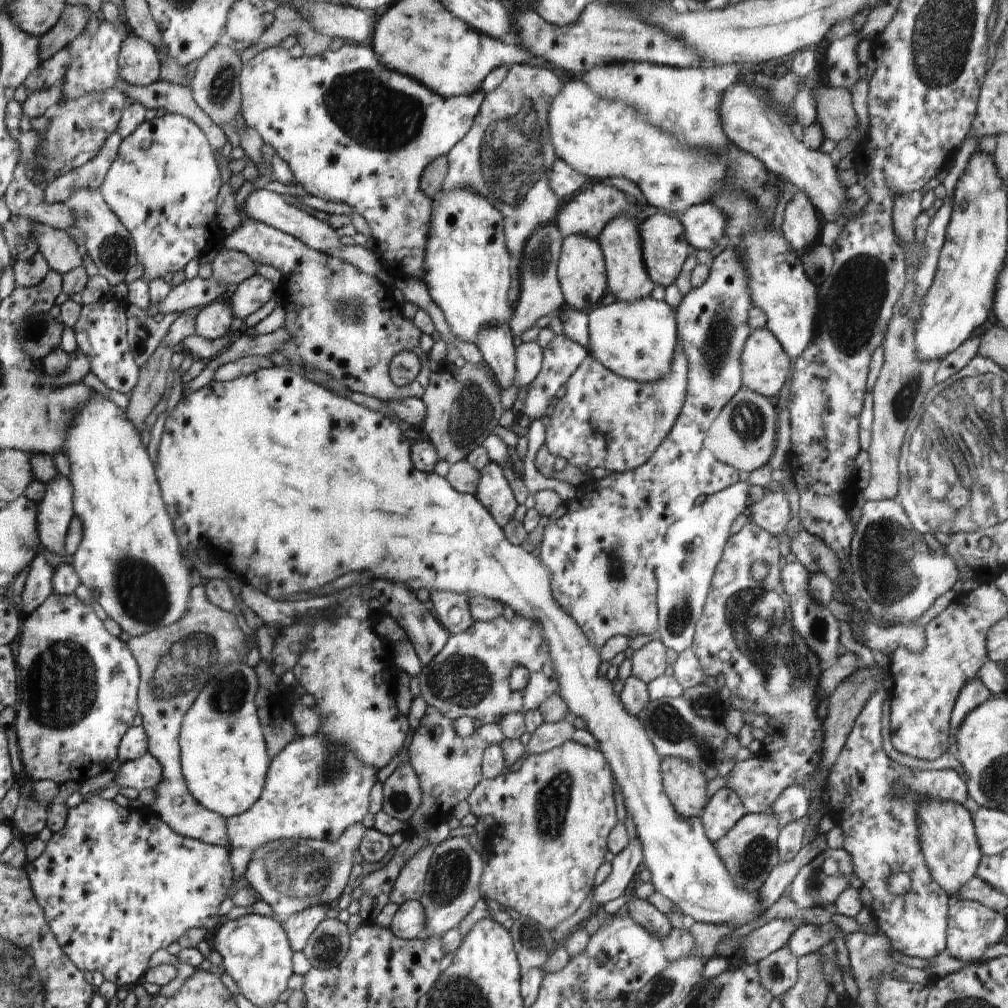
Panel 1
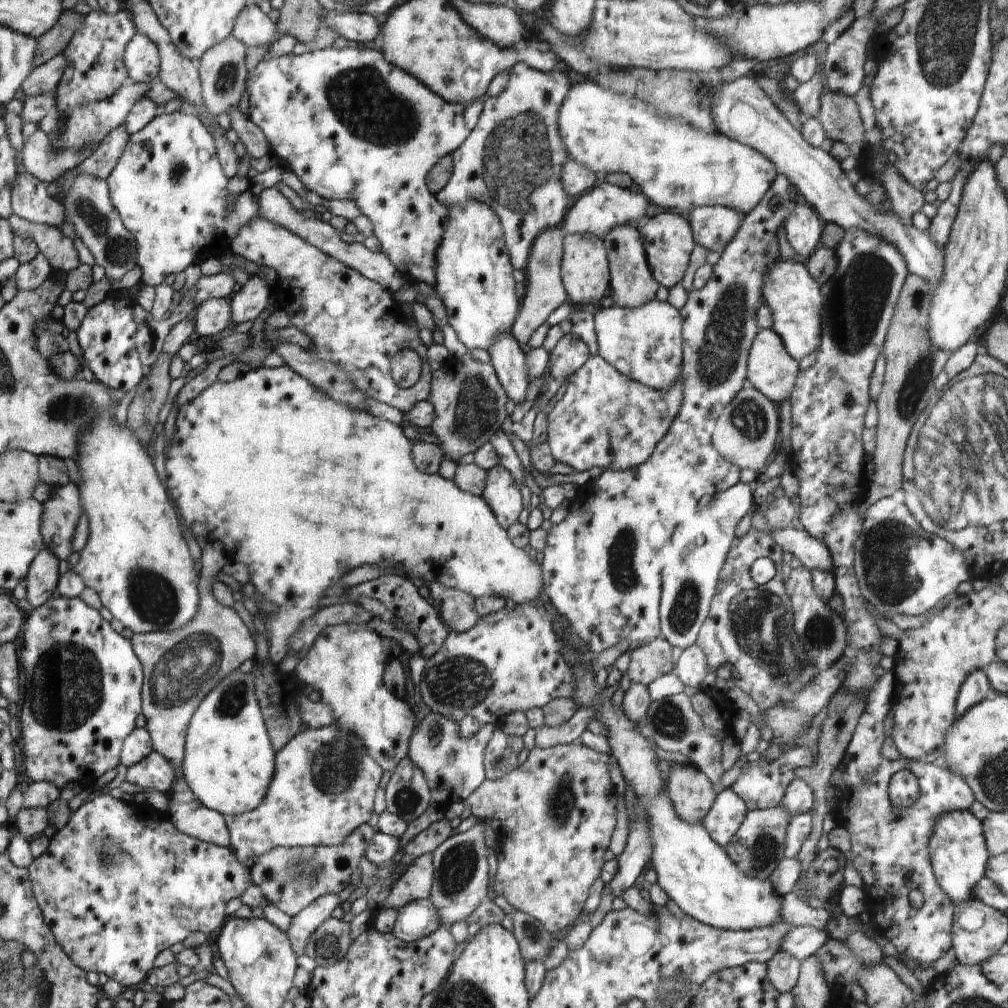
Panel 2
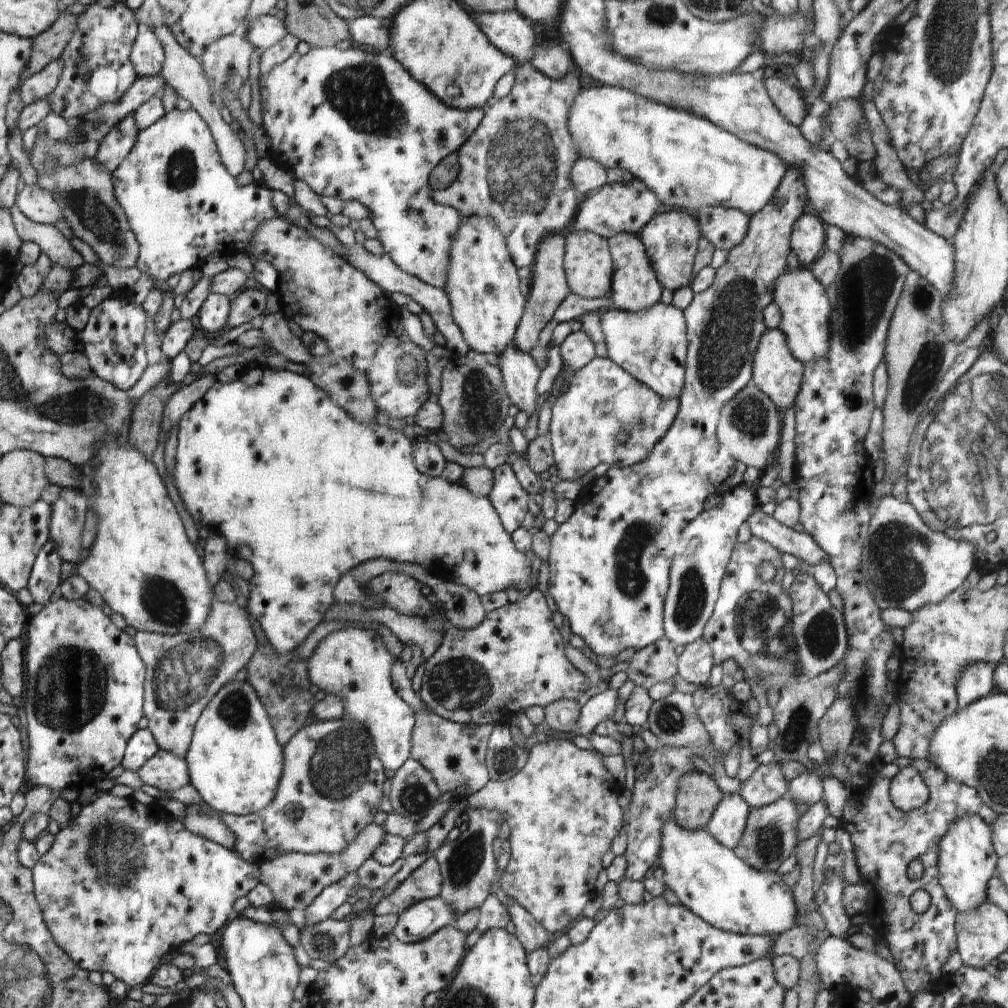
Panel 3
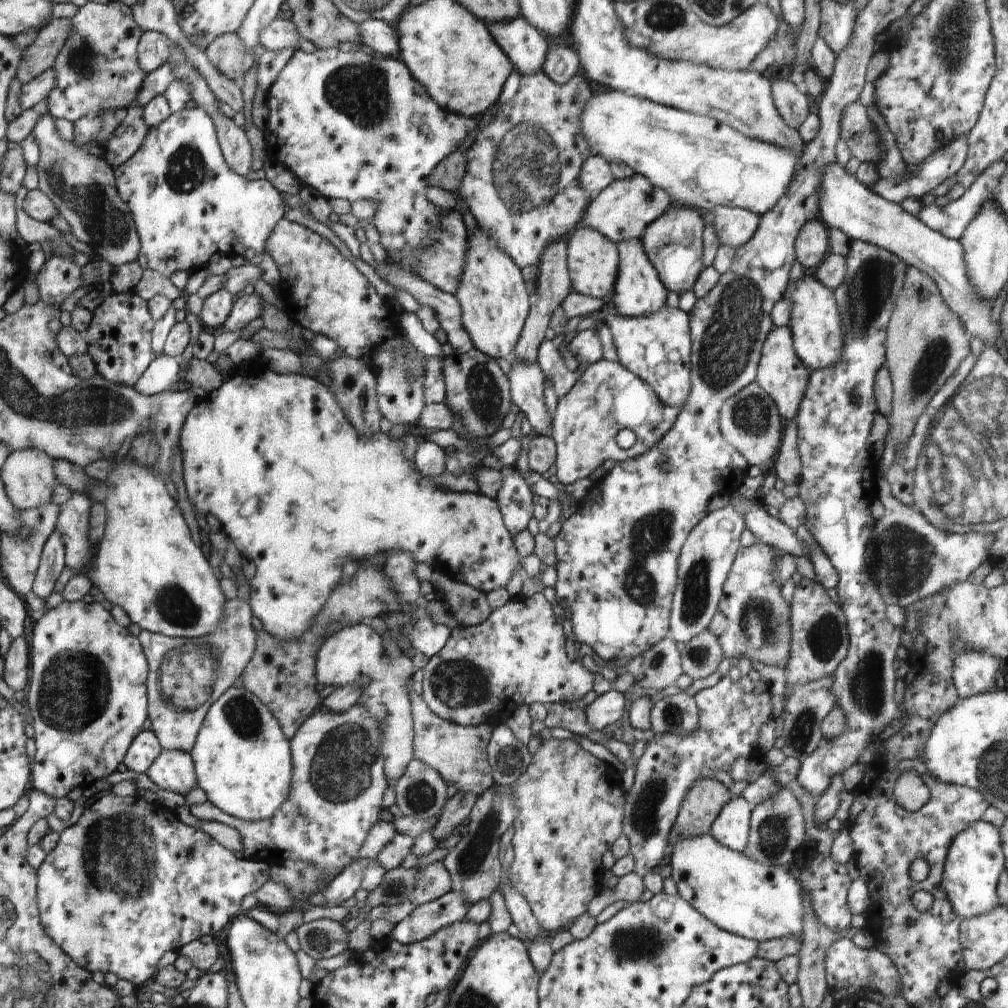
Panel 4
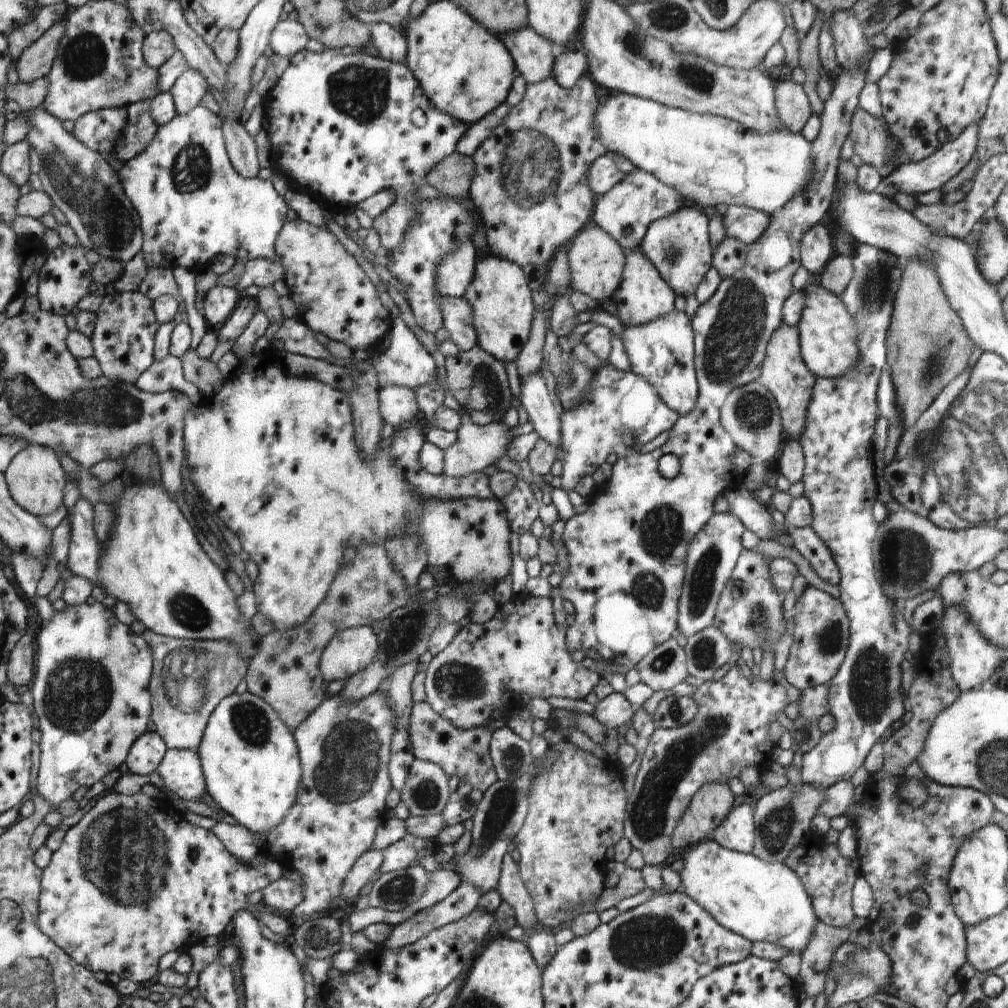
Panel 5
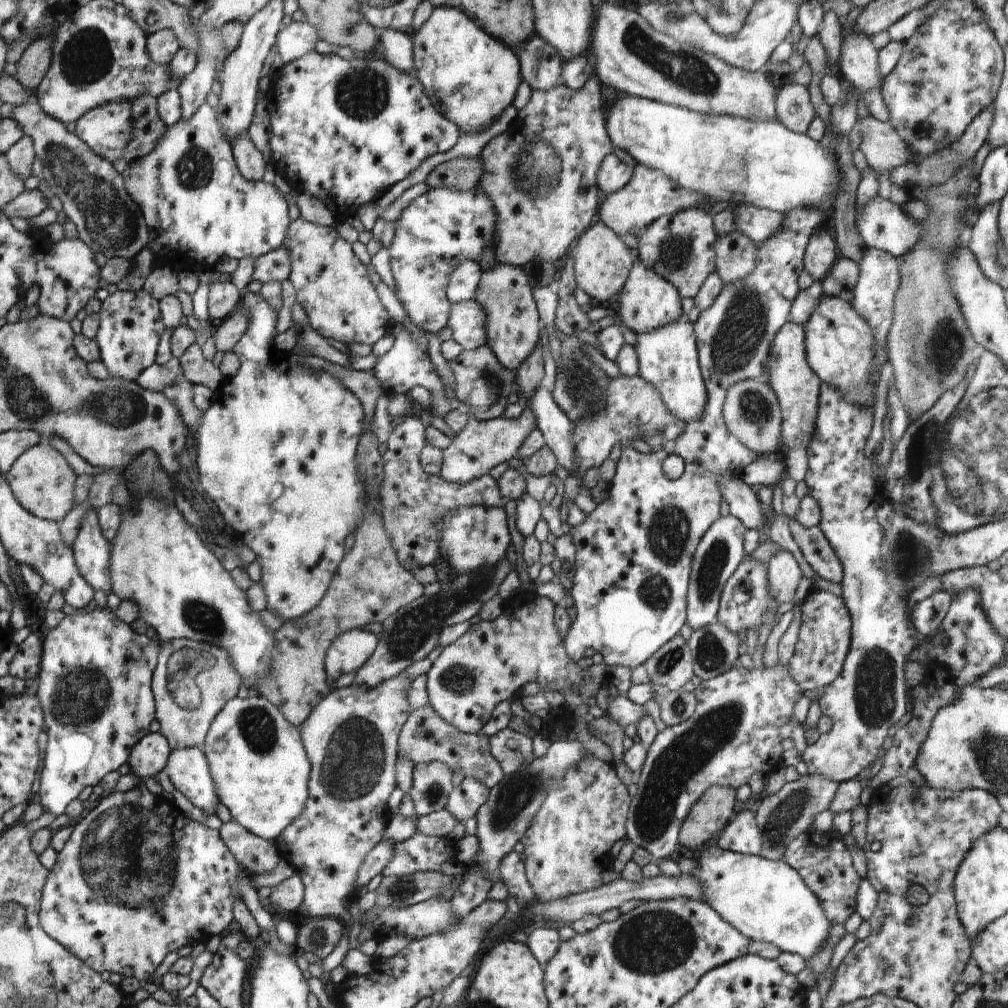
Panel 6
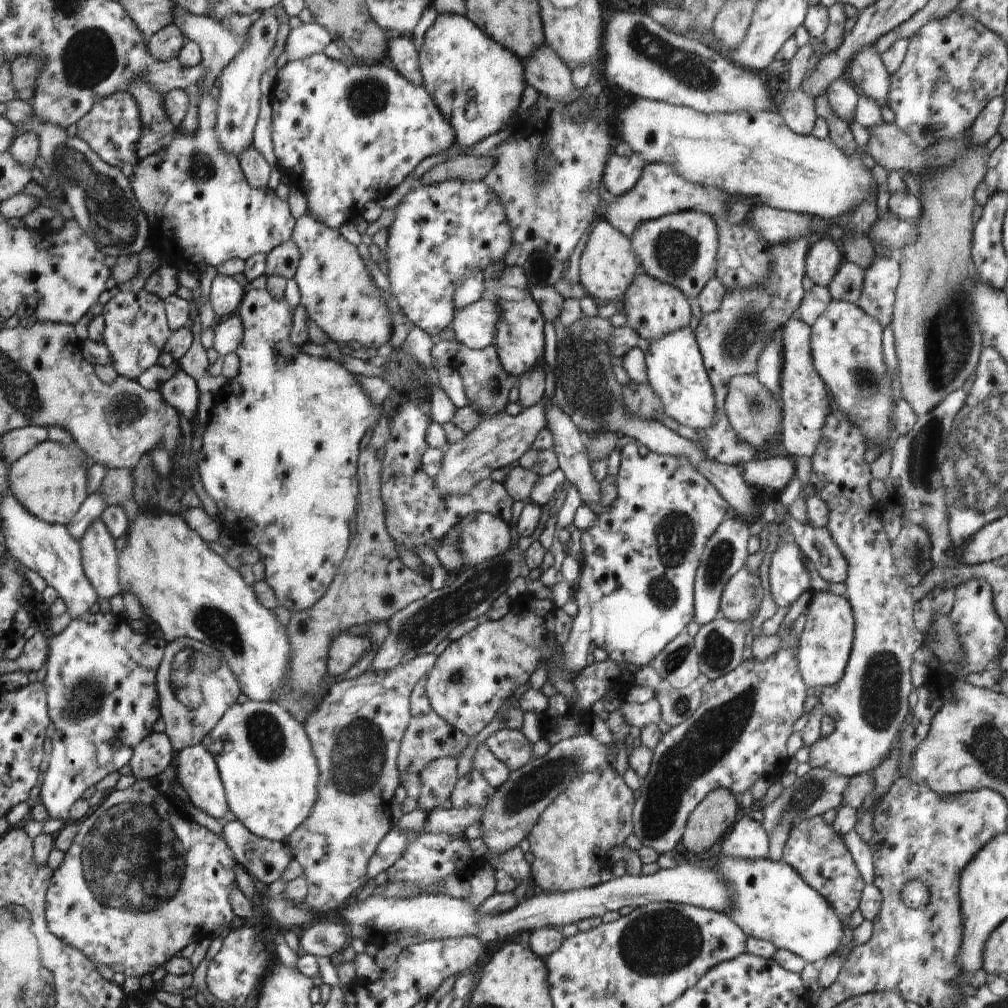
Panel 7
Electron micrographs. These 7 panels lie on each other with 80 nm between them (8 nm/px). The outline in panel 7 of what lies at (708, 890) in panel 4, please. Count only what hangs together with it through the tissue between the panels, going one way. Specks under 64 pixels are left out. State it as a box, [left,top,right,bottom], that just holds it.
[715,852,844,965]

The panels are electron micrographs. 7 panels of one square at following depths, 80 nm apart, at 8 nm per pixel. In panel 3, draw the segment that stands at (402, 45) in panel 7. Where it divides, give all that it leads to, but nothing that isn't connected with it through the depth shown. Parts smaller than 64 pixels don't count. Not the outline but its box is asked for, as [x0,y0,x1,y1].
[348,15,389,50]

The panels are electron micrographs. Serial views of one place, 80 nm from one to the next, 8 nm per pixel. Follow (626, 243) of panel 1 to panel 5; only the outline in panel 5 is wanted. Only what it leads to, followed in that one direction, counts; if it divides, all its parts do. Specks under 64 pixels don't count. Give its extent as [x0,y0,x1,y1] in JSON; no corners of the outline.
[612,247,675,326]

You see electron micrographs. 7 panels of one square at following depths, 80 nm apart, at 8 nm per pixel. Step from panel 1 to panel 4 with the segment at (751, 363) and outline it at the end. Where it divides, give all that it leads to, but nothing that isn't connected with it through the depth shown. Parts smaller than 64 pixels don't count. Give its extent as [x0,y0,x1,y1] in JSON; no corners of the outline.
[755,327,810,424]

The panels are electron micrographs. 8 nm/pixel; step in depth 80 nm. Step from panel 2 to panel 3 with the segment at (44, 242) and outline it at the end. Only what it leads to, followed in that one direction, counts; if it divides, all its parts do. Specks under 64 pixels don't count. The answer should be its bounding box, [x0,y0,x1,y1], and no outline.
[9,203,88,269]

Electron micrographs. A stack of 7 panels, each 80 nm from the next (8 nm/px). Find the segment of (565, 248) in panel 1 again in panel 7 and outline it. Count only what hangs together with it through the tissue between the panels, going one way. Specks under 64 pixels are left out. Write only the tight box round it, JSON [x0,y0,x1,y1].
[579,219,640,303]

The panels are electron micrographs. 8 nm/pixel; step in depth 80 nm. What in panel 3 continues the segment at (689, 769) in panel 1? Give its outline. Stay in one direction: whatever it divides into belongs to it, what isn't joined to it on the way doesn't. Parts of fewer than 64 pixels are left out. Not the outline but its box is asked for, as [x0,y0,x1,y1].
[673,771,722,829]

